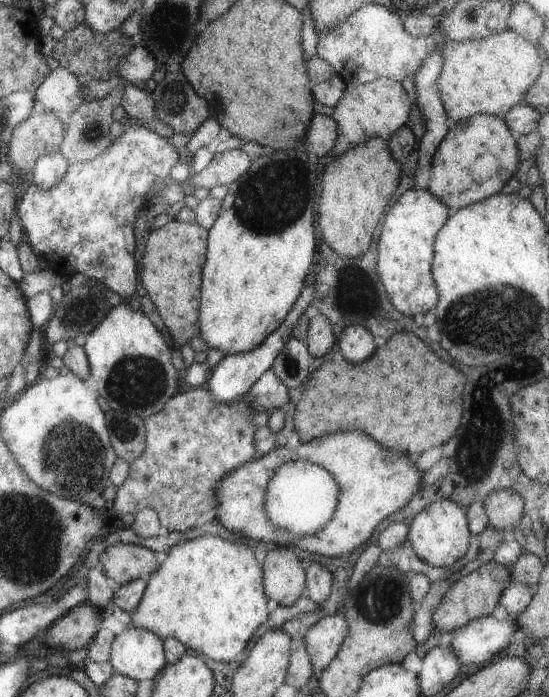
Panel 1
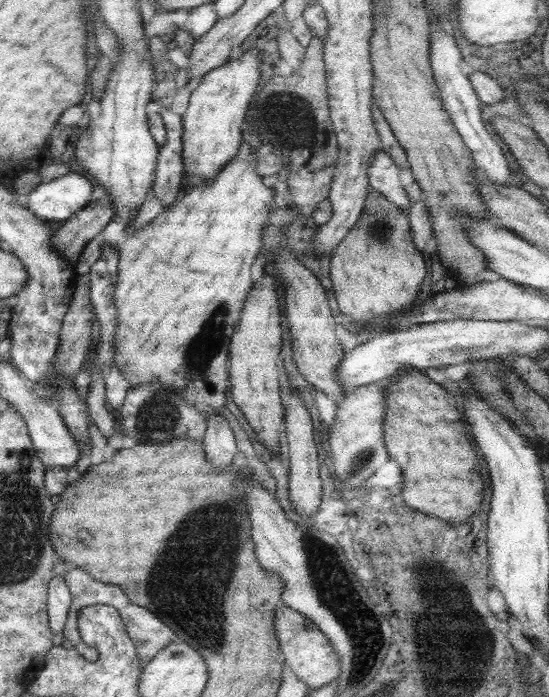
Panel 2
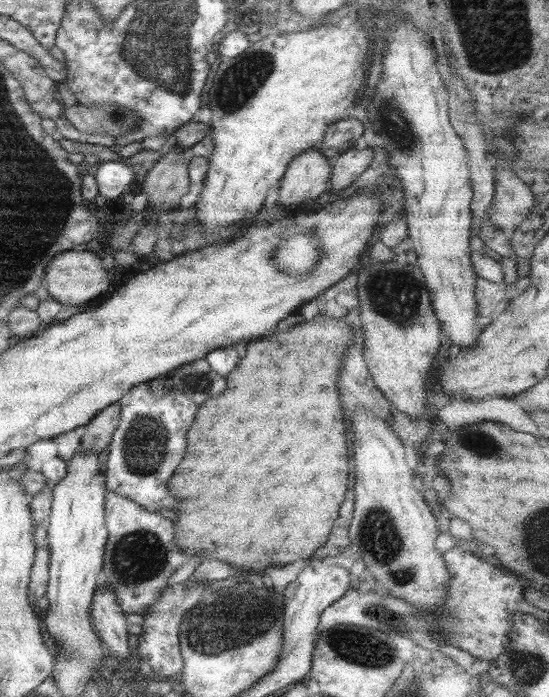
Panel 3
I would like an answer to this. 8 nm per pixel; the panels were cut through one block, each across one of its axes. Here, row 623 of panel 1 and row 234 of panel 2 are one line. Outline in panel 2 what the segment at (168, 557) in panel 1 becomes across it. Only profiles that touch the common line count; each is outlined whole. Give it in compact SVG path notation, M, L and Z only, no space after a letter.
M251 153L246 159L234 157L229 160L228 165L213 179L205 184L197 184L190 187L184 198L175 200L167 209L156 216L152 222L140 229L135 229L126 241L117 246L118 268L117 282L114 290L114 305L116 305L116 331L114 332L114 362L121 370L124 377L128 379L130 388L136 385L160 381L168 389L175 391L180 399L184 398L190 405L193 405L207 419L211 416L220 416L220 409L227 406L227 395L229 394L229 344L238 324L244 301L253 288L251 268L256 255L262 246L262 232L273 206L272 187L268 185L263 177L256 171L256 162L259 154Z

